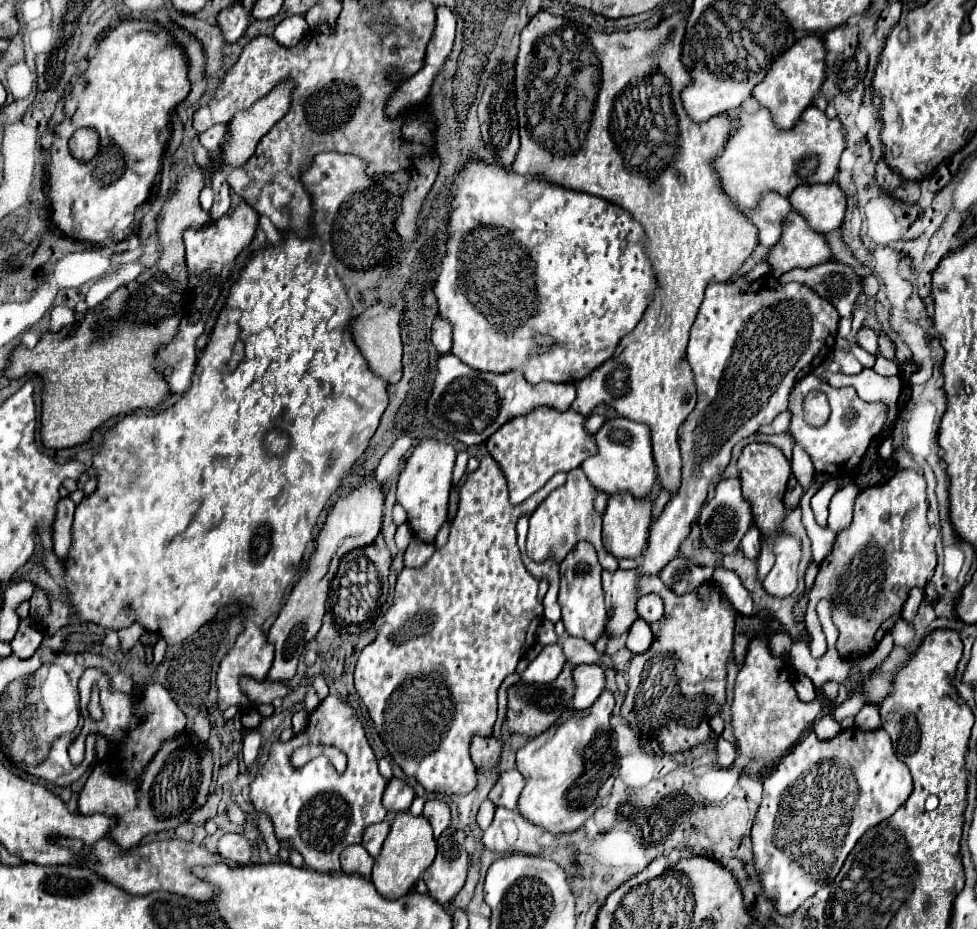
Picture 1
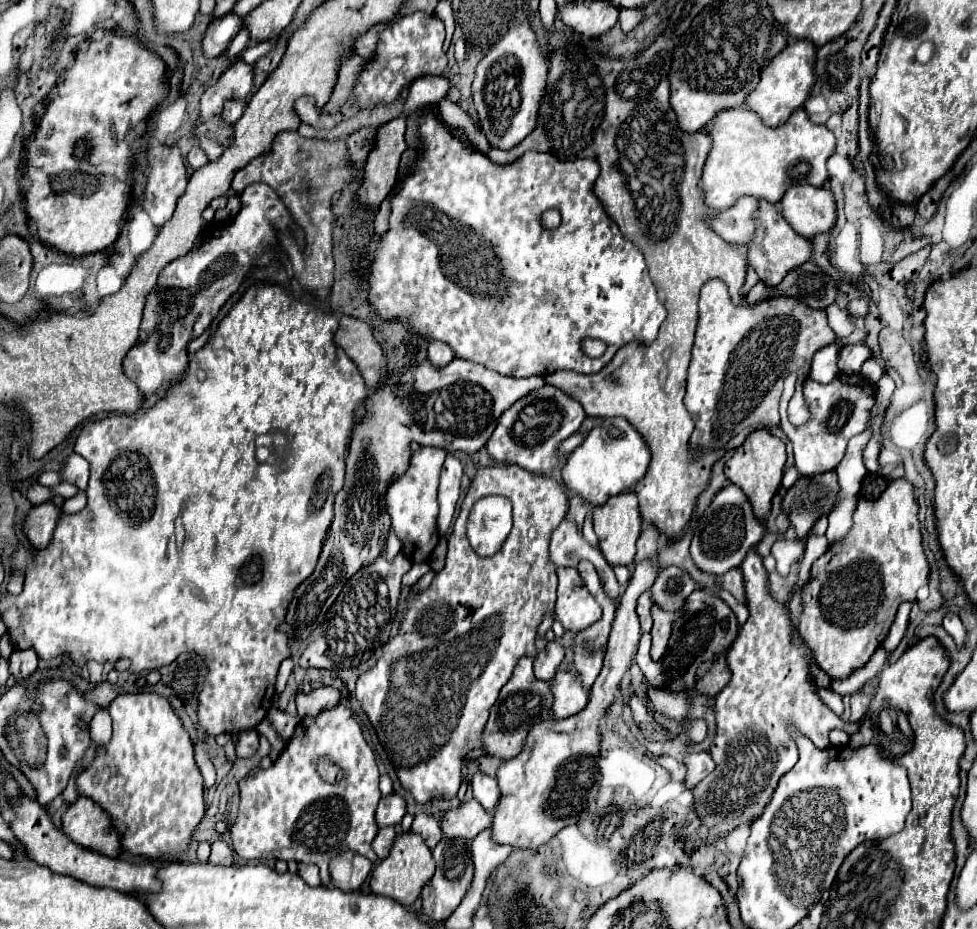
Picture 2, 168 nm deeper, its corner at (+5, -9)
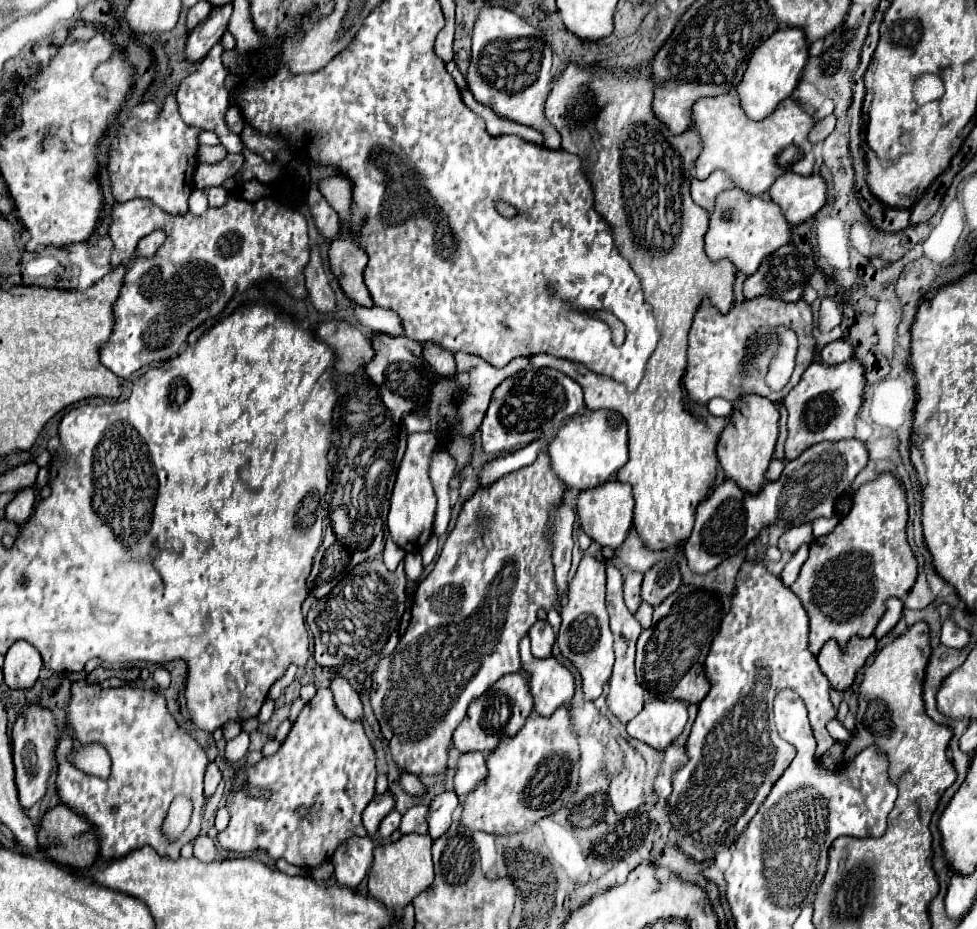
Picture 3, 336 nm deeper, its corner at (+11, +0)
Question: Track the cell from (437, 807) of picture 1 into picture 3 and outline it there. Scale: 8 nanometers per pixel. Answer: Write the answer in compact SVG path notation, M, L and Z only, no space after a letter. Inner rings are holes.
M416 804L412 806L404 816L402 816L402 822L400 822L400 832L402 834L428 834L428 806L424 804Z

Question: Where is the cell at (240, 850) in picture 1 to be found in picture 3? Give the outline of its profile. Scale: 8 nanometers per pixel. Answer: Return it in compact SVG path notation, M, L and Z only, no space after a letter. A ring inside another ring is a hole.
M198 836L194 840L194 856L202 862L212 862L216 858L216 846L214 840L208 836Z

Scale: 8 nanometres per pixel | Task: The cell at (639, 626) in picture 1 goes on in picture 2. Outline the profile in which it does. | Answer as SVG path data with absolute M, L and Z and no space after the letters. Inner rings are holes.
M696 589L686 603L682 605L682 619L676 623L670 645L662 661L652 661L650 657L650 643L648 635L644 633L640 639L640 647L636 653L636 663L646 675L646 681L650 687L660 687L660 689L670 689L674 693L688 693L698 691L706 697L718 695L726 683L730 681L730 669L726 665L726 653L730 643L734 643L734 637L738 635L738 621L732 609L716 597L708 589Z

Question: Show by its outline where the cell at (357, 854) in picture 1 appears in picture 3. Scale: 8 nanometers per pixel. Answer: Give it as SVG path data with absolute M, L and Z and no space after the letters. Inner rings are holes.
M352 836L334 854L334 878L338 884L356 888L372 864L372 838Z

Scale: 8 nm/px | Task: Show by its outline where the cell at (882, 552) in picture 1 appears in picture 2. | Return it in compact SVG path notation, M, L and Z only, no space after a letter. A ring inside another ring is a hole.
M894 479L876 501L858 501L852 529L842 541L832 543L828 551L812 563L810 579L802 589L798 629L814 651L818 667L832 679L846 679L854 669L864 667L886 639L900 603L916 601L916 591L928 583L928 573L930 567L922 549L914 487L906 479Z

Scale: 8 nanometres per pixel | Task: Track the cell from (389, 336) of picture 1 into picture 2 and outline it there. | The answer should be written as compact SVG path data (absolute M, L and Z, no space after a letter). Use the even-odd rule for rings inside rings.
M340 317L340 327L334 333L334 343L340 345L346 355L356 363L368 389L380 385L384 373L384 351L374 339L368 323L356 317Z

